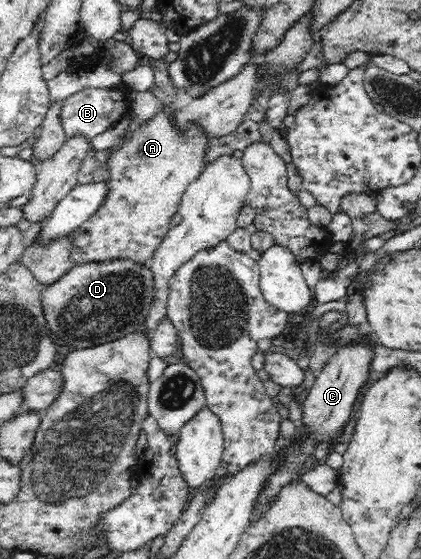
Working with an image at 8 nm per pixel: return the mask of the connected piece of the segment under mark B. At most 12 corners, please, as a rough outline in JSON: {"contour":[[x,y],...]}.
{"contour":[[123,83],[88,88],[61,107],[67,138],[92,137],[128,112]]}

